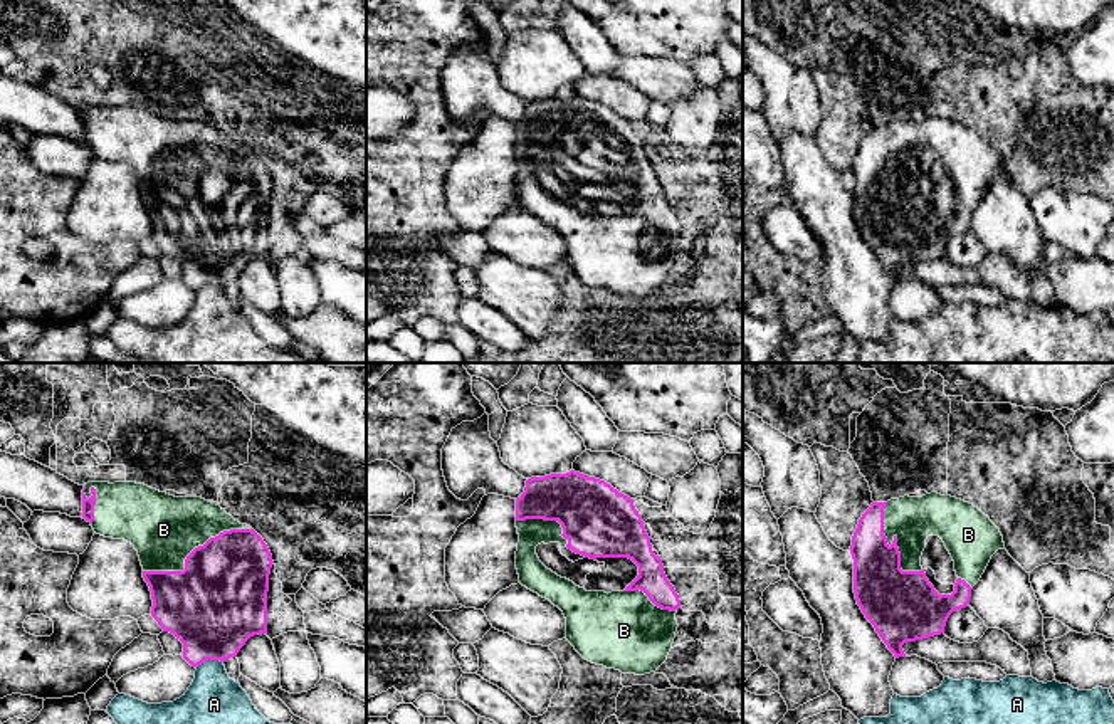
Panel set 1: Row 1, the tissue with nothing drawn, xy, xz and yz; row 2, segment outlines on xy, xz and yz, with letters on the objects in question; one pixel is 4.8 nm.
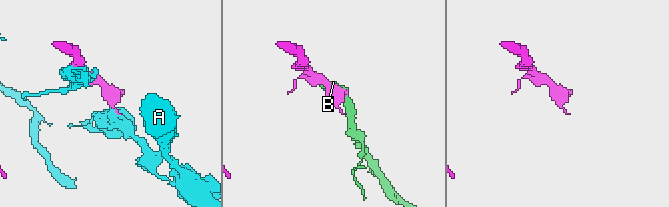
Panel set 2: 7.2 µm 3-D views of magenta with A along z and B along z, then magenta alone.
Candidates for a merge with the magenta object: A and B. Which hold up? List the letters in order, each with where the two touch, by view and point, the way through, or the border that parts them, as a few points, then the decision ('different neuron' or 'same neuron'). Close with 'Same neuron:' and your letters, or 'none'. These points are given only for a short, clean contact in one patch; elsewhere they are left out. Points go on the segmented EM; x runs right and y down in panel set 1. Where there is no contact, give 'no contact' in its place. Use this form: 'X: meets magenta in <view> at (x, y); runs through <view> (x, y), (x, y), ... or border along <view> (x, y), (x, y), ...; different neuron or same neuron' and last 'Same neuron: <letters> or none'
A: meets magenta in xy at (209, 659); different neuron
B: meets magenta in xy at (192, 551); same neuron
Same neuron: B

